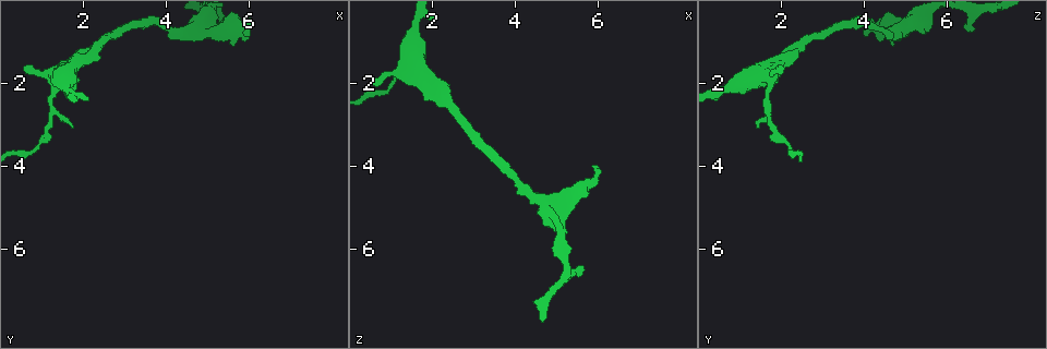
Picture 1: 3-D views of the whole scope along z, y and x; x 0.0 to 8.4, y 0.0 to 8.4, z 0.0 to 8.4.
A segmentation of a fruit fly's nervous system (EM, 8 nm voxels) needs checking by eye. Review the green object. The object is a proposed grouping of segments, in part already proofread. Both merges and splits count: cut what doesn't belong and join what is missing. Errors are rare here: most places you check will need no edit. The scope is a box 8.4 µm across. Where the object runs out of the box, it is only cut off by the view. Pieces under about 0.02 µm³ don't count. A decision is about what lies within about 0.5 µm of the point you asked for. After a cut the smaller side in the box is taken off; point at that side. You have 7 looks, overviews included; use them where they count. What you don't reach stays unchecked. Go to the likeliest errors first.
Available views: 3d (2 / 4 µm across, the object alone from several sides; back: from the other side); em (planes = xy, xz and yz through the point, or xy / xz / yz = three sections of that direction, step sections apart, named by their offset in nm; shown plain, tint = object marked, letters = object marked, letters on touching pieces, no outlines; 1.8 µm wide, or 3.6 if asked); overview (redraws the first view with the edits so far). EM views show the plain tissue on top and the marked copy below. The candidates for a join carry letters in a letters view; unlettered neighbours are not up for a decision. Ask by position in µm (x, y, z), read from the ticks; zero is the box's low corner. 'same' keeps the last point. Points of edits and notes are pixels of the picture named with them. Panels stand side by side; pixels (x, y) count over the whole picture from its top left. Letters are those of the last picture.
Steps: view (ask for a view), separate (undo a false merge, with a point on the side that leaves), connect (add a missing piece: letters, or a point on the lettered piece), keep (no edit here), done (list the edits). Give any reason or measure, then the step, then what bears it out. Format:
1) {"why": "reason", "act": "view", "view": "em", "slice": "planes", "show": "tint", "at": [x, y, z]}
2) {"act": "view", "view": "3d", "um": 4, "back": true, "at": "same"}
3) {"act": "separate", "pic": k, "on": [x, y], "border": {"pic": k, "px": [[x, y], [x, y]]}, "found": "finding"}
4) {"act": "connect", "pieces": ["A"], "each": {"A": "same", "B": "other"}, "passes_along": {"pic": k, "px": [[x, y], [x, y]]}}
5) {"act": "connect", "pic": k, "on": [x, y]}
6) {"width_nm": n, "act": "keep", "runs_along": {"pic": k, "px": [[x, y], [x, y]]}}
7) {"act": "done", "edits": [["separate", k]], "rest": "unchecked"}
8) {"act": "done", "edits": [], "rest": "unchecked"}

{"why": "branch stops here", "act": "view", "view": "3d", "um": 4, "at": [5.90, 0.80, 4.05]}

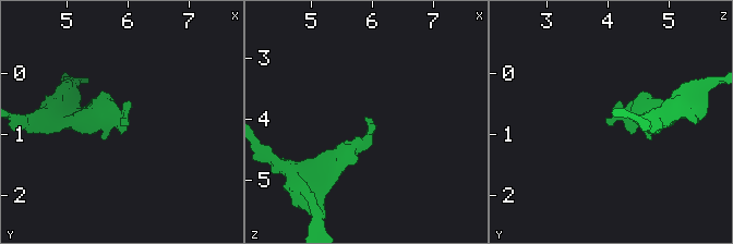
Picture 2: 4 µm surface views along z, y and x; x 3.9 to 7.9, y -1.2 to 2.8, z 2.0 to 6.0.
{"act": "view", "view": "em", "slice": "xy", "step": 16, "show": "letters", "at": [5.90, 0.85, 4.00]}

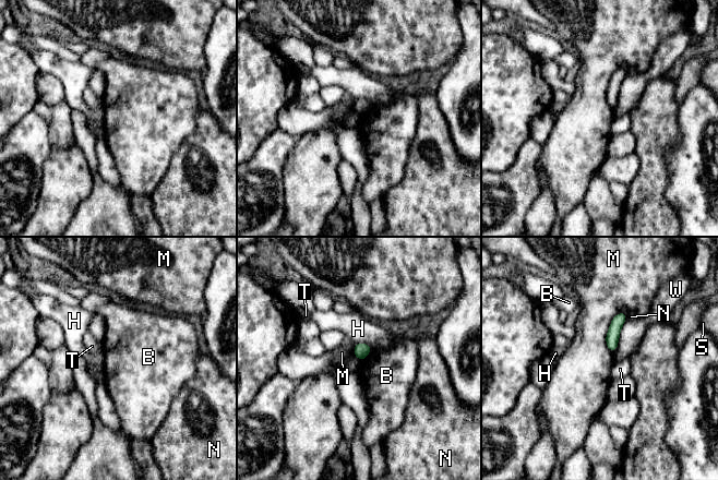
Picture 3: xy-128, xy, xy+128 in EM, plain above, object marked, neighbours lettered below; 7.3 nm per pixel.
{"longest_contact_nm": ["M", 340], "act": "keep", "each": {"B": "other", "H": "other", "M": "other", "N": "other", "S": "other", "T": "other", "W": "other"}, "border": {"pic": 3, "px": [[372, 348], [359, 361]]}, "found": "none of them fits"}

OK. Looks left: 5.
{"why": "branch stops here", "act": "view", "view": "em", "slice": "planes", "show": "letters", "at": [5.60, 0.70, 6.70]}

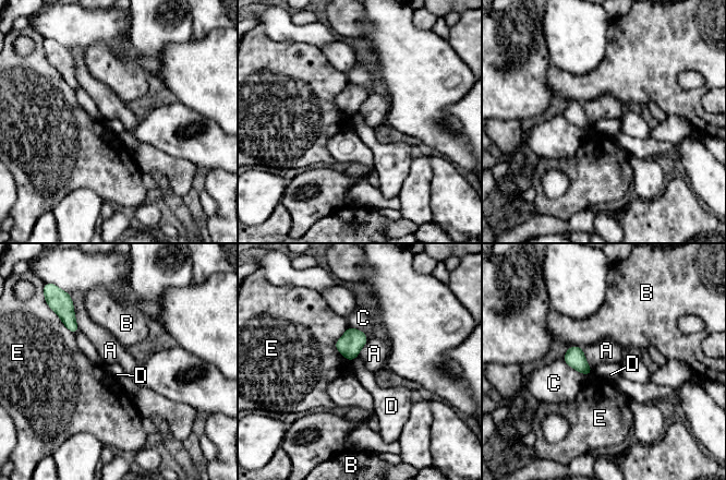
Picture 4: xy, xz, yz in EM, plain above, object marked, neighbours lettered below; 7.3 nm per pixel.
{"longest_contact_nm": ["C", 240], "act": "keep", "each": {"A": "other", "B": "other", "C": "other", "D": "other", "E": "other"}, "border": {"pic": 4, "px": [[357, 357], [351, 361]]}, "found": "none of them fits"}

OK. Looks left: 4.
{"why": "calibre changes", "act": "view", "view": "3d", "um": 4, "at": [1.55, 1.85, 1.60]}

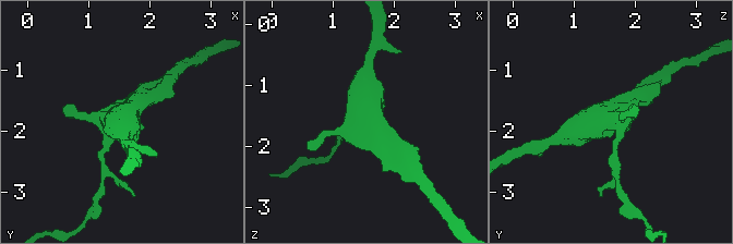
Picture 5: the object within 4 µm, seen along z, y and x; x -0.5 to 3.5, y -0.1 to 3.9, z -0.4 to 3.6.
{"act": "view", "view": "em", "slice": "planes", "show": "letters", "at": [1.55, 1.80, 1.60]}

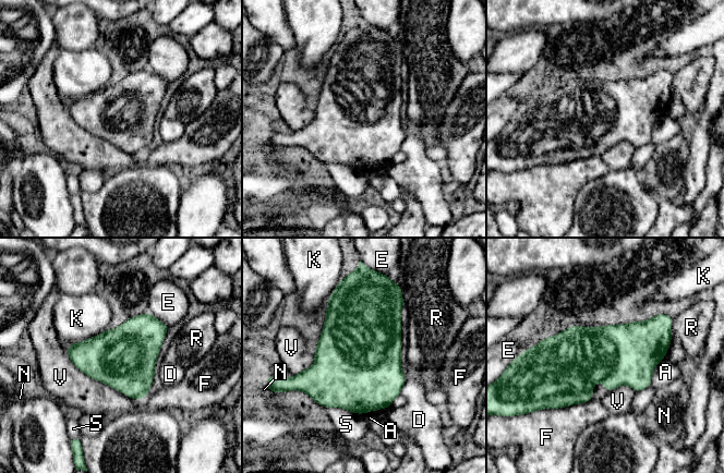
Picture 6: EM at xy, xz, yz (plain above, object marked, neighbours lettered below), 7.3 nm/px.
{"act": "keep", "each": {"A": "other", "D": "other", "E": "other", "F": "other", "K": "other", "N": "other", "R": "other", "S": "other", "V": "other"}, "border": {"pic": 6, "px": [[65, 348], [77, 368], [112, 388]]}, "found": "continuous, no second neuron"}

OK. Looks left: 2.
{"act": "done", "edits": [], "rest": "unchecked"}

